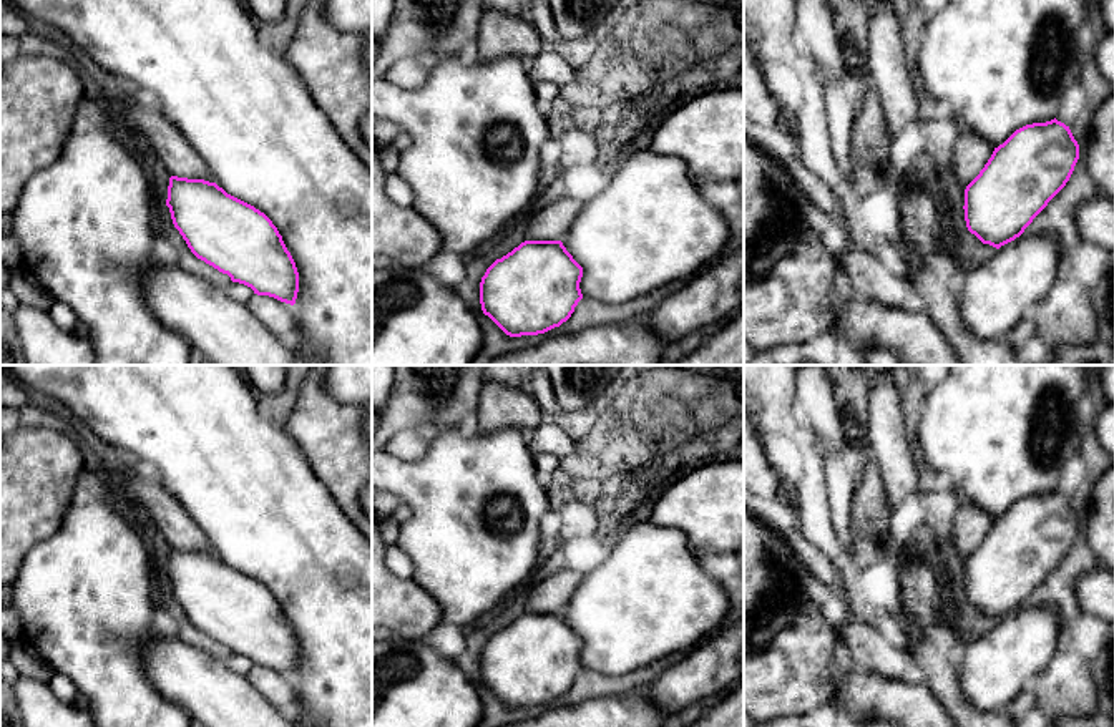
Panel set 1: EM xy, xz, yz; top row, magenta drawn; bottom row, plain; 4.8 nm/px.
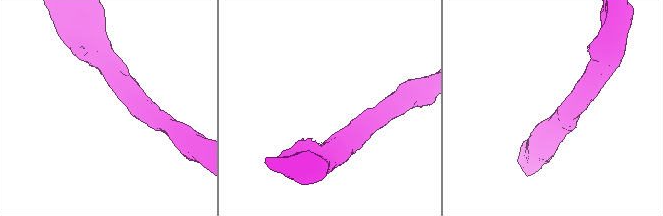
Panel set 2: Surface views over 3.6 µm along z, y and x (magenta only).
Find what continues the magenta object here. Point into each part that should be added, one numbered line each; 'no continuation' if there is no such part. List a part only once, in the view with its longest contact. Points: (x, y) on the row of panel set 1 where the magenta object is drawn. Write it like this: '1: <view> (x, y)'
1: xy (173, 150)

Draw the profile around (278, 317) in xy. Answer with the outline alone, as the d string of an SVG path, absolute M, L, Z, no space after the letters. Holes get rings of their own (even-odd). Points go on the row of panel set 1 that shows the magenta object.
M254 294L246 307L277 339L291 340L296 334L294 305L269 295Z

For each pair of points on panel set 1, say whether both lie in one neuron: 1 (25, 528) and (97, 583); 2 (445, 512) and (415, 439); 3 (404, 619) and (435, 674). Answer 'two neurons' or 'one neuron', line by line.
1: two neurons
2: two neurons
3: two neurons

